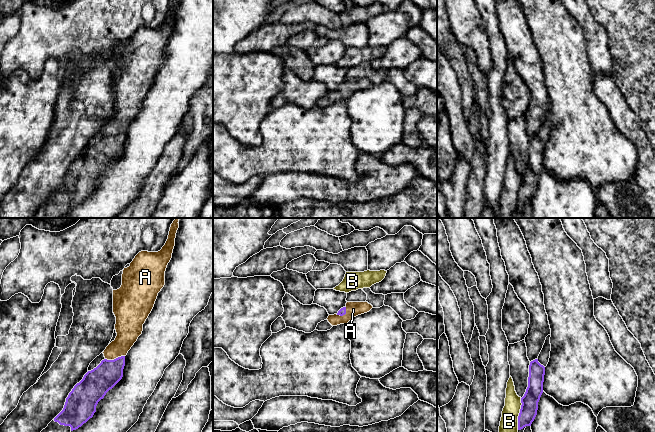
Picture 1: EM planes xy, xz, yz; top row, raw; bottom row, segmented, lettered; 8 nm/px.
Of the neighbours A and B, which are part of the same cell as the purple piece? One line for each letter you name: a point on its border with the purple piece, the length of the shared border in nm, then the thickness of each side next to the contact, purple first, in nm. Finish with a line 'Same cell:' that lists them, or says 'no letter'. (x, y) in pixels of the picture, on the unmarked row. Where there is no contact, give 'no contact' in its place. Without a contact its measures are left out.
A: contact xy (114, 135); length 160 nm; calibres 220 and 180 nm
Same cell: A

